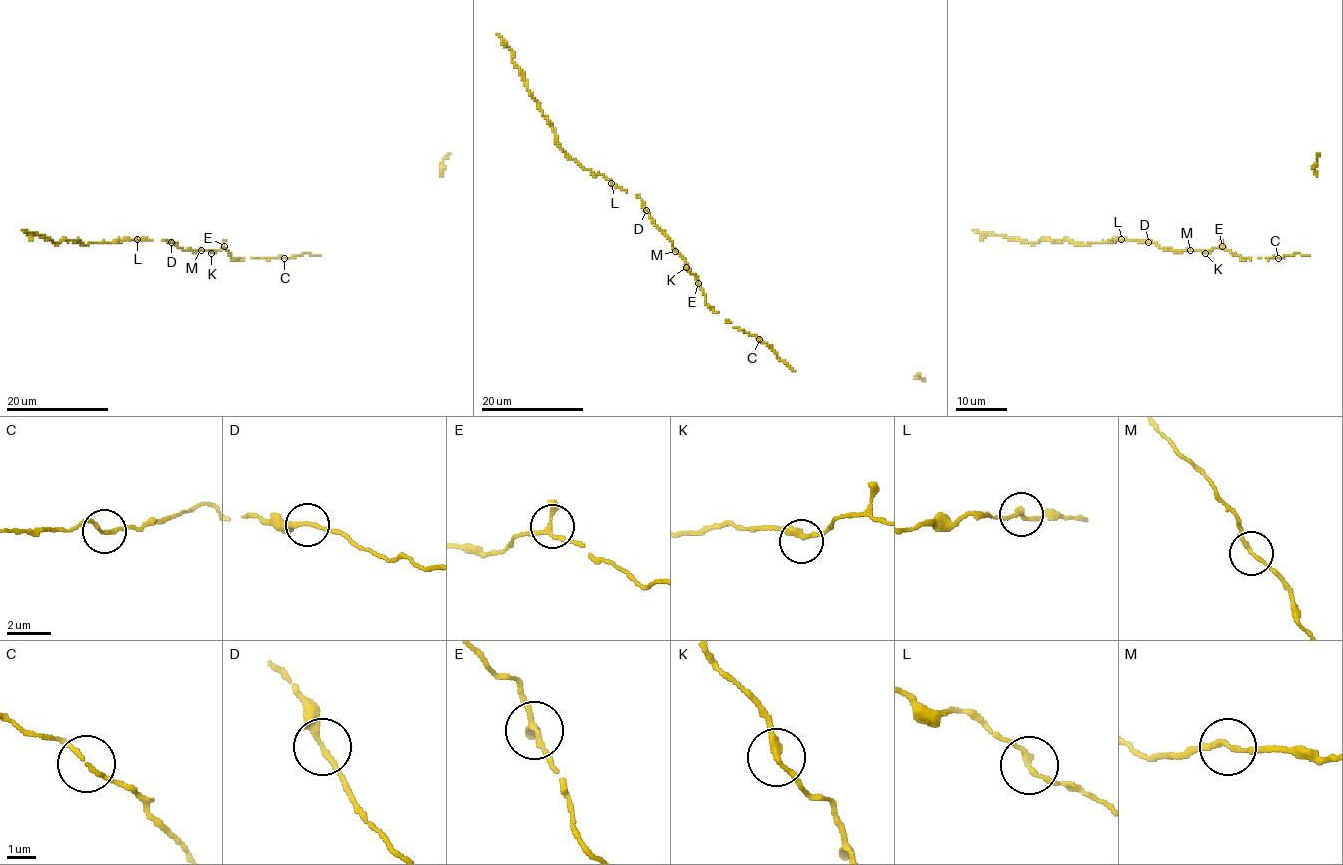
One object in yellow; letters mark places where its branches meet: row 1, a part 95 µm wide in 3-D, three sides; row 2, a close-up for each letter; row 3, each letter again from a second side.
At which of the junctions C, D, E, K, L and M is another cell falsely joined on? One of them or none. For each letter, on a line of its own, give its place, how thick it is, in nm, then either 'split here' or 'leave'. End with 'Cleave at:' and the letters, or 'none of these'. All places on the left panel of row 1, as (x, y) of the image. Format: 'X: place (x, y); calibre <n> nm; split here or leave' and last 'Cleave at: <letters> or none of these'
C: place (284, 258); calibre 140 nm; leave
D: place (171, 242); calibre 200 nm; leave
E: place (224, 246); calibre 240 nm; leave
K: place (211, 253); calibre 240 nm; leave
L: place (137, 239); calibre 200 nm; leave
M: place (201, 250); calibre 160 nm; leave
Cleave at: none of these

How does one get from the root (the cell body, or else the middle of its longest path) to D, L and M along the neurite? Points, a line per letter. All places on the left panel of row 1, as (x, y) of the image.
D: (214, 251), (183, 250), (172, 242)
L: (214, 251), (183, 250), (165, 239), (137, 239)
M: (214, 251), (201, 250)

